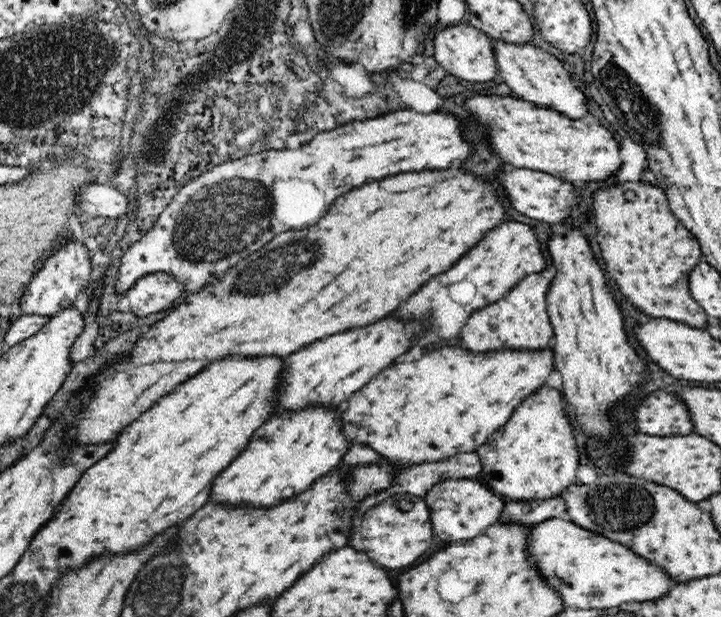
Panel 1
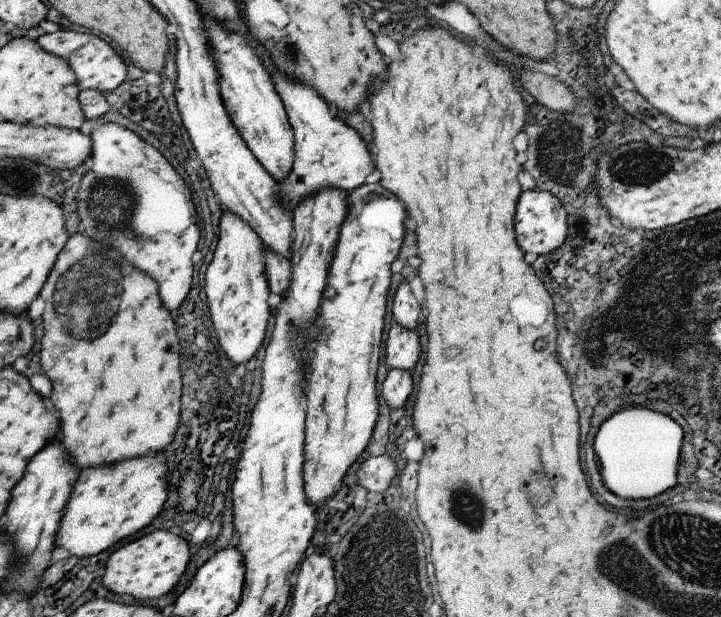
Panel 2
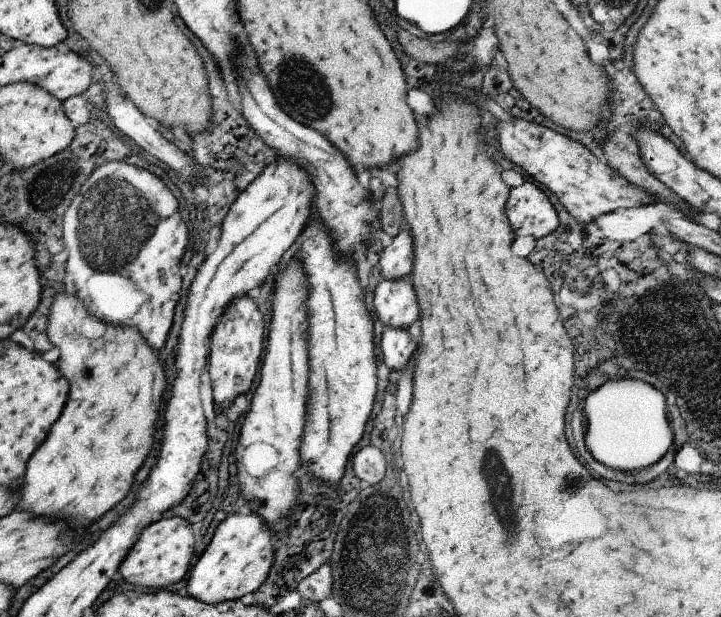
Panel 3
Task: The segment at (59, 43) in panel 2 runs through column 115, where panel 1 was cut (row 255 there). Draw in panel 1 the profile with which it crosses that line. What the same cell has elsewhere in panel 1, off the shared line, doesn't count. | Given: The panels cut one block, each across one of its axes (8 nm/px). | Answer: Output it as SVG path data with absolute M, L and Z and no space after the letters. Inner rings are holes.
M72 238L72 242L68 242L60 252L56 252L46 264L44 268L38 272L36 278L32 278L32 282L28 284L20 304L18 304L18 316L54 316L64 308L72 308L78 294L90 290L90 260L88 260L88 248L80 246L78 240Z

